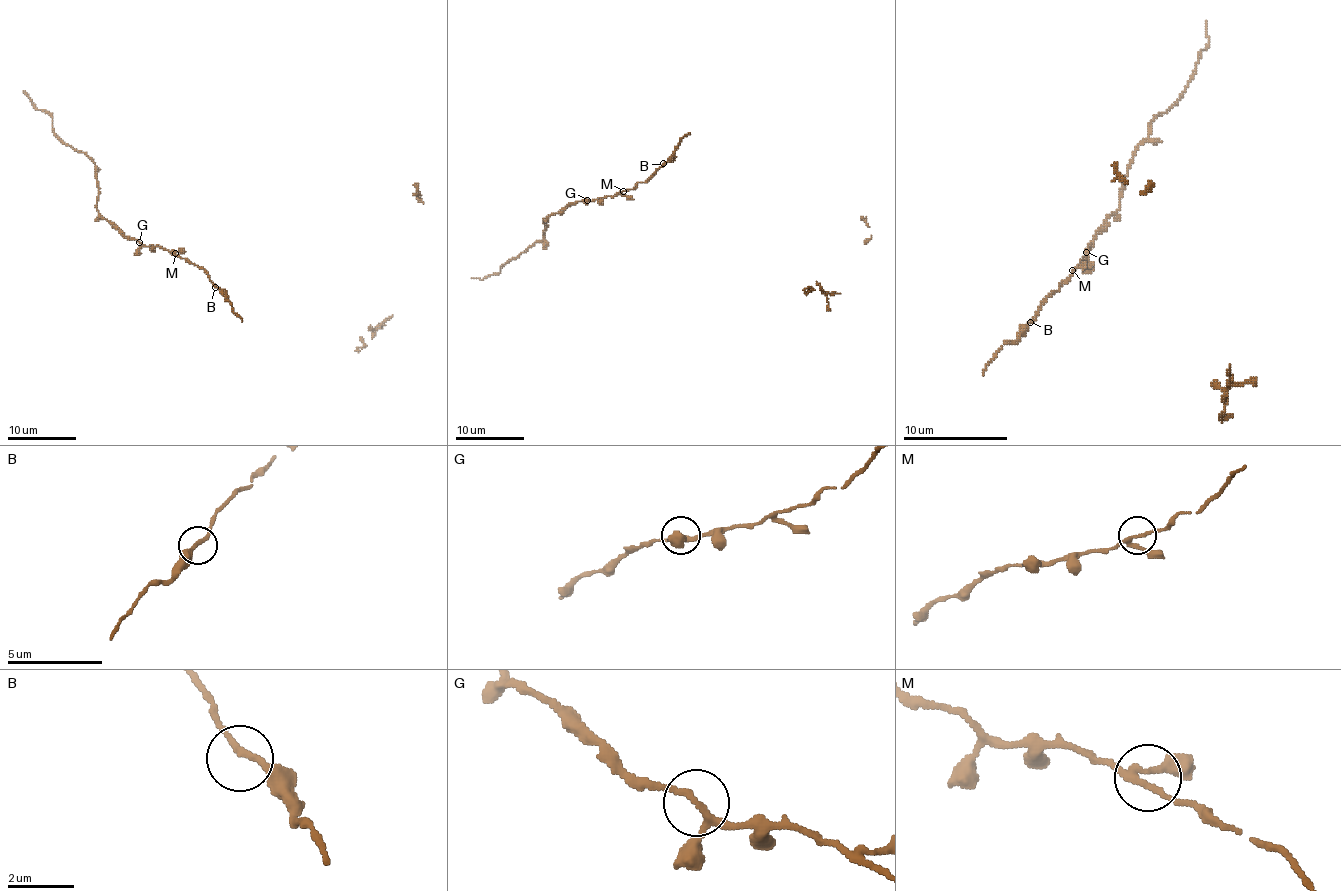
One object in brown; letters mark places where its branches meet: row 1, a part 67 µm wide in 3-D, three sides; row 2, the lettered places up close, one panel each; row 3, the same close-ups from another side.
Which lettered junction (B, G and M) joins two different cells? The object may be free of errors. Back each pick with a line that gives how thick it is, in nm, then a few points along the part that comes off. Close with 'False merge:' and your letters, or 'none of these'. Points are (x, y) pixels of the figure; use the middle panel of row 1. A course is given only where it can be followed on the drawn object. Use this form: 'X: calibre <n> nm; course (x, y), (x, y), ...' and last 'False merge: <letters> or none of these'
False merge: none of these

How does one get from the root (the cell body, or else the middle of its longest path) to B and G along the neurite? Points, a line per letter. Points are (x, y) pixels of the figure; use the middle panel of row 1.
B: (633, 187), (639, 182), (645, 182), (663, 163)
G: (633, 187), (620, 191), (615, 196), (587, 199)

